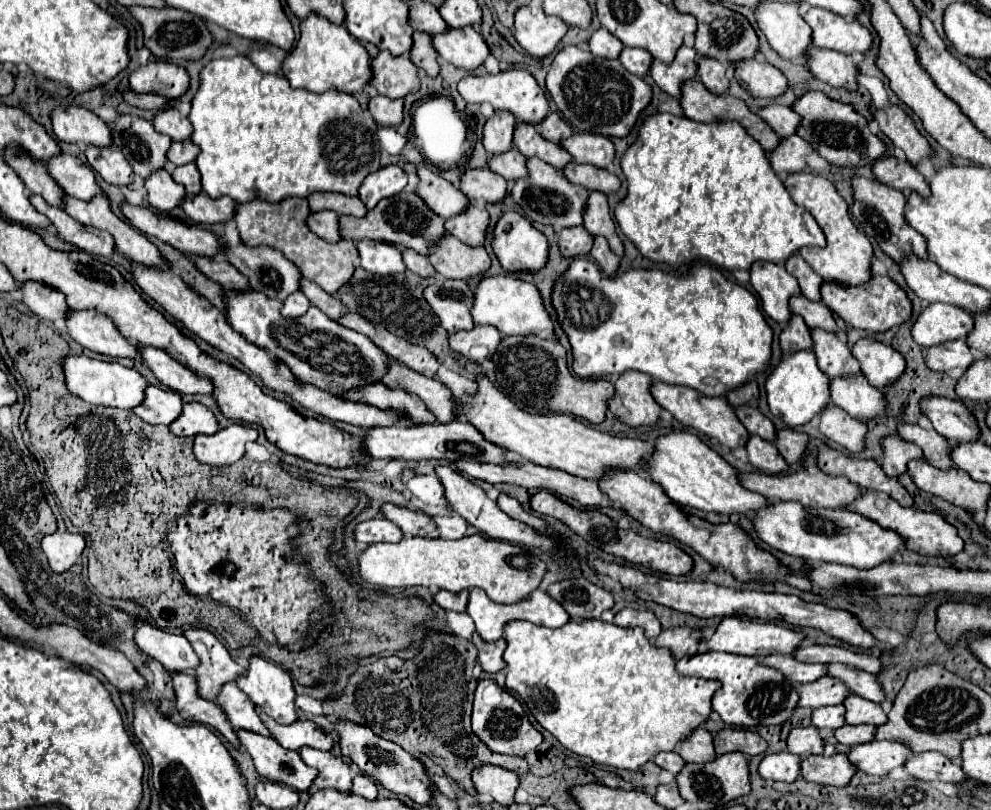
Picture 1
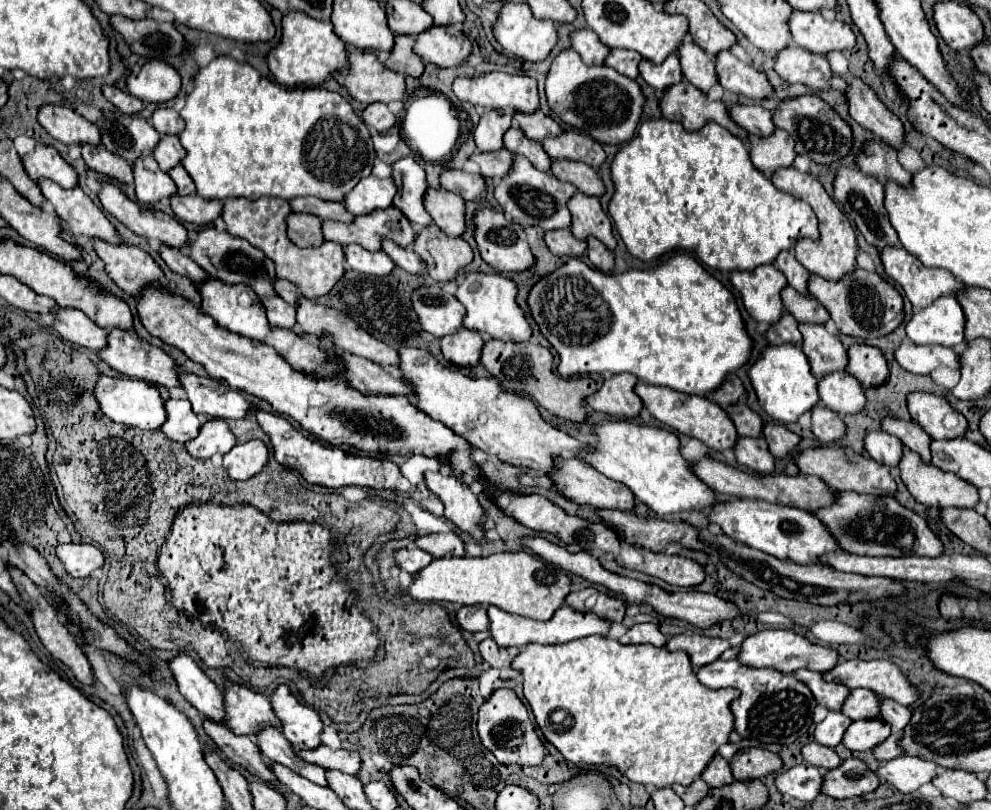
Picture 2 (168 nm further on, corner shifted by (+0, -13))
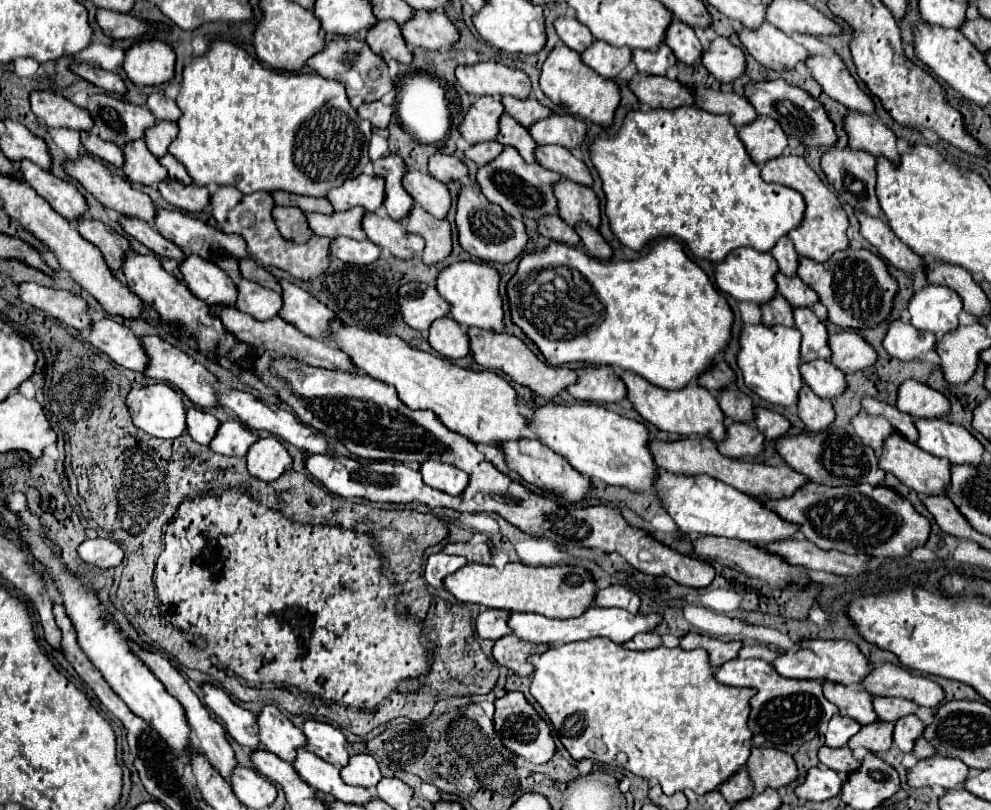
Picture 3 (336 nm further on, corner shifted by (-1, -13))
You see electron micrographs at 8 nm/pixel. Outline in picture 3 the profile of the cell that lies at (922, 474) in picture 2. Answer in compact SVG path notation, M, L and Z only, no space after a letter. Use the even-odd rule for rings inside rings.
M892 433L890 439L884 445L880 467L884 471L894 473L906 487L914 489L918 495L946 495L950 489L950 463L948 459L936 459L934 455L928 455L924 449L920 449L914 443L908 443L900 433Z

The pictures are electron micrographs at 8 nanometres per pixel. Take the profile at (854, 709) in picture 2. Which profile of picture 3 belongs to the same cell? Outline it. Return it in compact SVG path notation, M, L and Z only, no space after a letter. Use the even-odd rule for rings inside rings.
M874 697L872 705L880 721L896 721L904 715L914 713L914 709L918 707L916 703L900 697Z

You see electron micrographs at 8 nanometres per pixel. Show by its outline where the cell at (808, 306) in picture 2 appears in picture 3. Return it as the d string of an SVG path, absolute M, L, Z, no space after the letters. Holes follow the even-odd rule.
M776 273L778 293L792 305L792 307L814 307L820 299L816 291L812 291L800 277L788 279L782 273Z

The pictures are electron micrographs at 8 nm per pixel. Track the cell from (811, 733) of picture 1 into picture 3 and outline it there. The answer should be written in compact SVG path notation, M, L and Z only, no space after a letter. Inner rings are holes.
M844 745L840 749L832 749L832 747L820 747L818 751L818 759L824 767L832 769L832 771L838 771L838 773L852 773L860 767L860 761L854 759L852 751Z

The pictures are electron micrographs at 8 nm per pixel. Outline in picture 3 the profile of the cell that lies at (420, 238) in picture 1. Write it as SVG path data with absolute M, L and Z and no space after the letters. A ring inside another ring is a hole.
M352 207L344 213L334 213L334 215L320 215L320 213L310 213L308 221L314 231L314 235L322 235L328 239L338 239L338 237L352 237L356 241L366 239L366 233L362 229L362 217L364 217L364 207Z

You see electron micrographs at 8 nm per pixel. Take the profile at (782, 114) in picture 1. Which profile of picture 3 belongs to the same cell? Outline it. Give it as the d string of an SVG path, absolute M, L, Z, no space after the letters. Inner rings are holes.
M708 87L696 89L696 107L710 111L710 113L728 115L728 119L736 127L736 131L740 131L740 127L758 119L758 113L754 111L754 107L748 99L744 99L736 93L722 93L722 91L714 91Z

